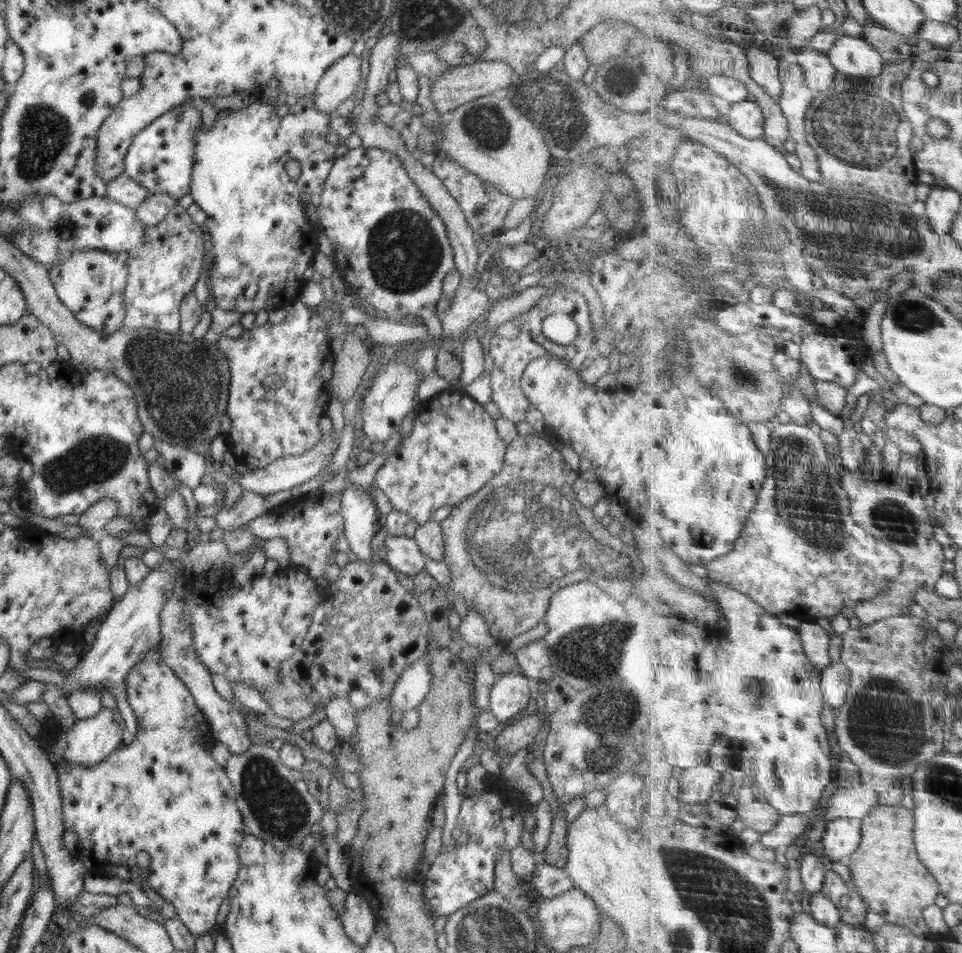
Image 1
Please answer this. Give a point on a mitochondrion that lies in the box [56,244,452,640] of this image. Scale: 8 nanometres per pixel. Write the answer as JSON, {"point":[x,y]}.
{"point":[177,384]}

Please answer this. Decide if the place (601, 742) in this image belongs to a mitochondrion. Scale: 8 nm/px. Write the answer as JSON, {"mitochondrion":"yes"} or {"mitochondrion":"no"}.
{"mitochondrion":"yes"}

